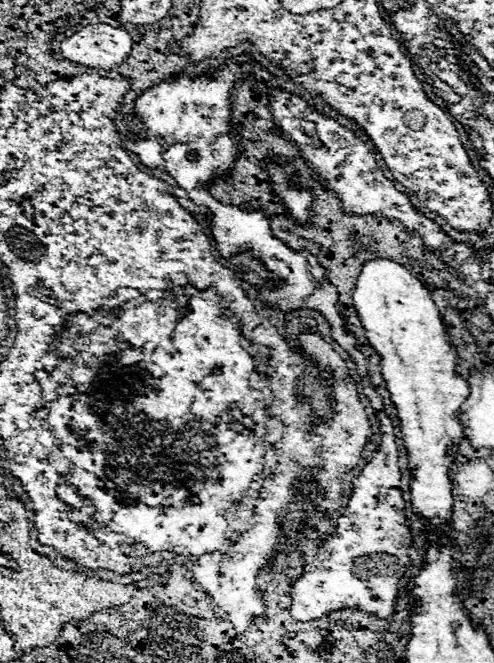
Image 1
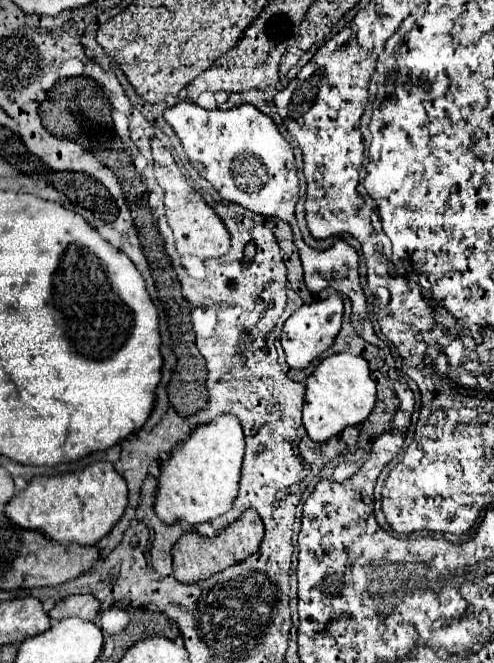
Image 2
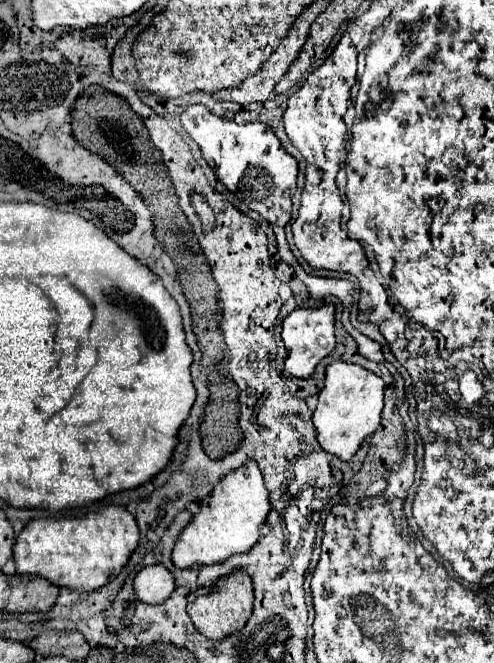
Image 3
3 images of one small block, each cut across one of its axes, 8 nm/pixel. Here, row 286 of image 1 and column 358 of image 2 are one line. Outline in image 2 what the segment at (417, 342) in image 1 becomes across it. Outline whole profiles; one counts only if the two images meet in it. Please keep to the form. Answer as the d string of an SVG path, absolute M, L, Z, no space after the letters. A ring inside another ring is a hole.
M348 352L324 358L306 380L304 426L314 442L326 442L348 426L360 426L376 402L376 382L370 376L368 362Z

